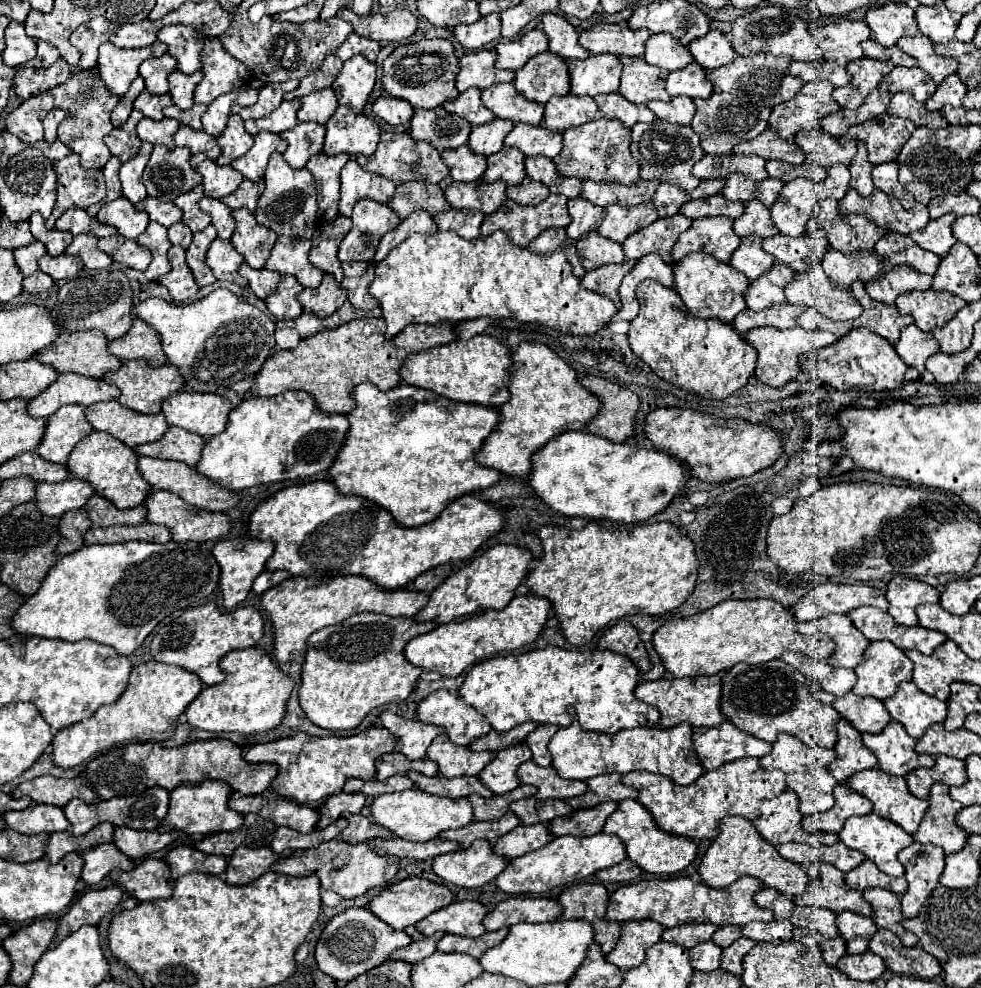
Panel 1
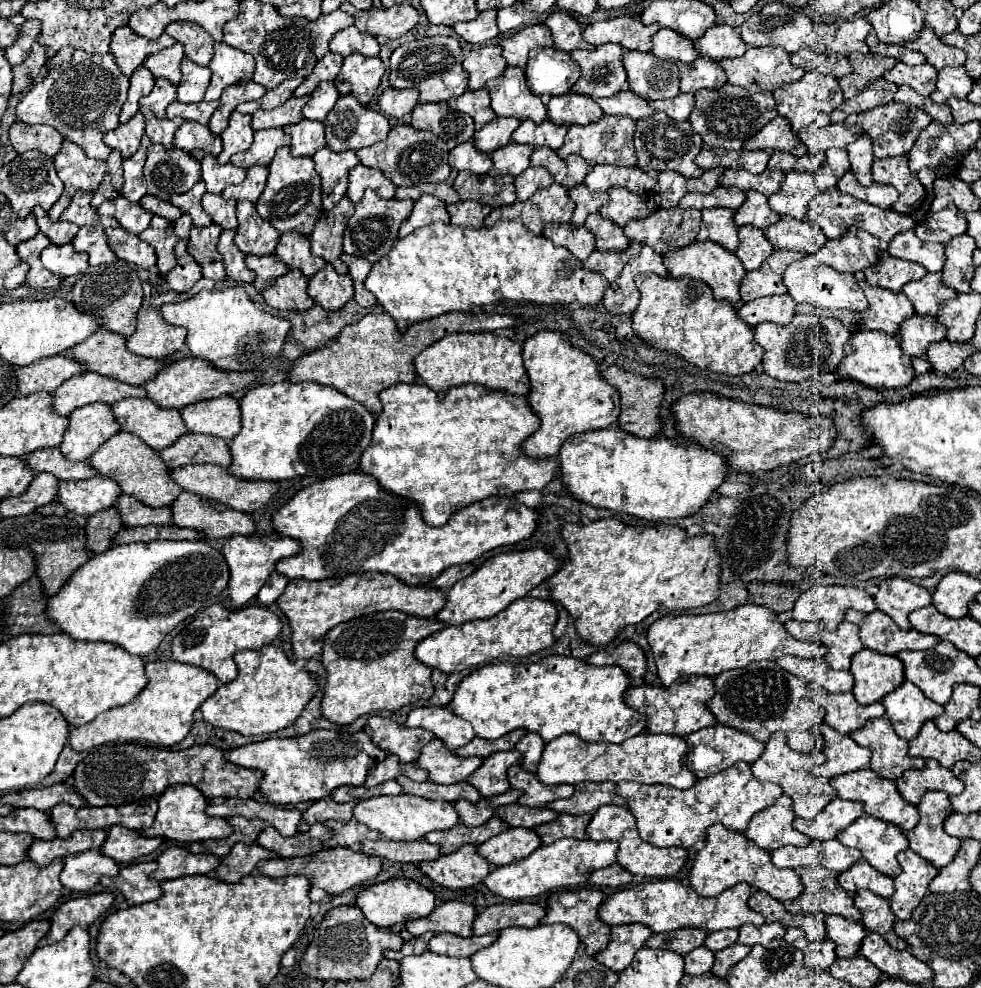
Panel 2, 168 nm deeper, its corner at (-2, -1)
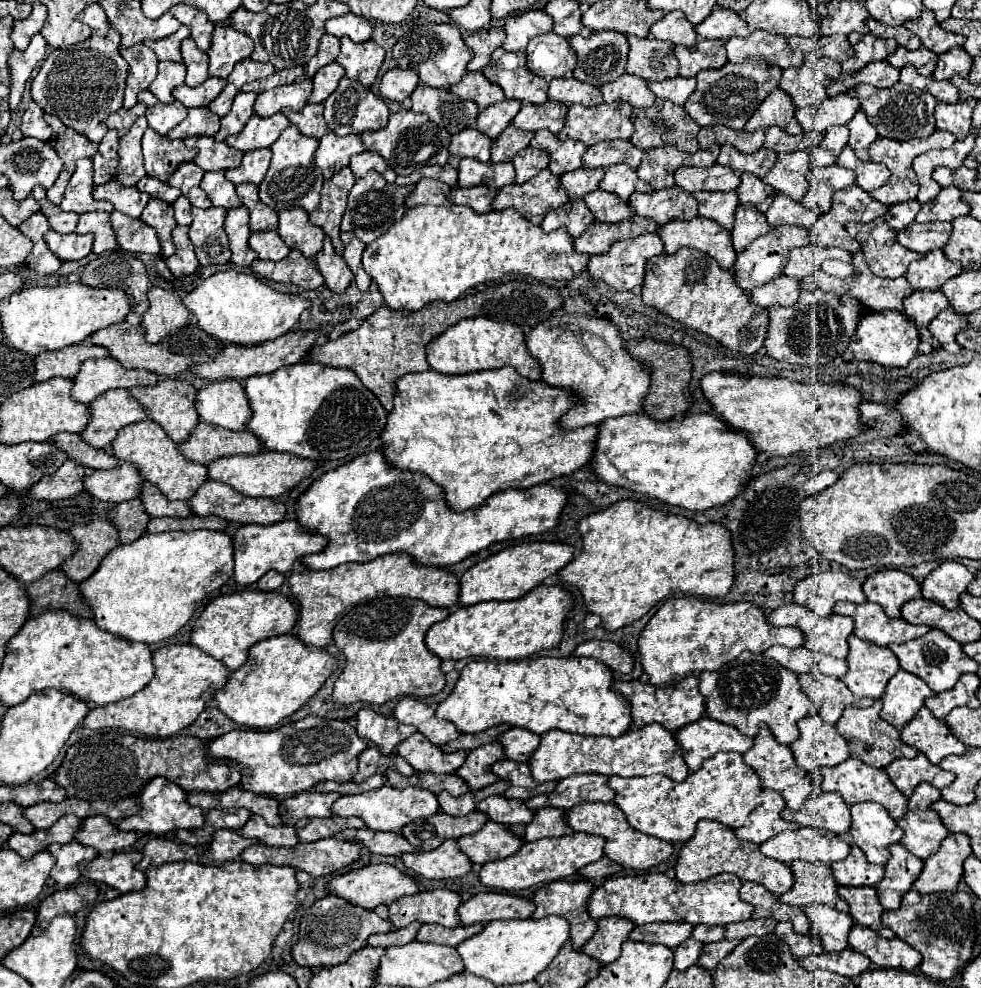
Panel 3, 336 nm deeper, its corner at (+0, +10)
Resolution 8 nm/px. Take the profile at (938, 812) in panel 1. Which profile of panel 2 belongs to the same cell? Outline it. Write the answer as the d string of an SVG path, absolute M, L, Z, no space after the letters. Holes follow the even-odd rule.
M938 790L926 792L918 804L918 814L920 822L916 828L904 832L908 844L912 842L910 850L916 850L920 858L928 860L936 868L950 864L960 848L960 840L948 836L942 828L944 818L952 814L948 794Z

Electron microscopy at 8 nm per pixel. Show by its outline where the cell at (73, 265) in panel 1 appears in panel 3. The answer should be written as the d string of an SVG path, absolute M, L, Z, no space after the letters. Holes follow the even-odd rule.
M48 231L44 235L44 241L48 249L60 259L60 261L78 261L86 257L92 249L92 239L90 235L78 235L78 233L68 233L60 235L56 231Z

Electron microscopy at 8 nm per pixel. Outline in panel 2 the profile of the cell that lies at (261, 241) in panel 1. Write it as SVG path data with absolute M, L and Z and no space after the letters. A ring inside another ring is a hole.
M248 200L238 202L236 212L240 220L240 226L236 230L236 240L234 240L236 246L244 254L256 254L256 256L272 254L280 240L280 232L272 228L268 220L260 218L256 206Z

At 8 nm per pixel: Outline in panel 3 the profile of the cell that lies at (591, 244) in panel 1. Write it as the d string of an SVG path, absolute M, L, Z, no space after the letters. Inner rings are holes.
M602 189L588 193L584 197L584 203L588 205L588 209L594 213L596 221L600 221L600 223L614 225L614 223L622 223L632 217L628 203L618 201L618 197L614 197L614 193L606 193Z

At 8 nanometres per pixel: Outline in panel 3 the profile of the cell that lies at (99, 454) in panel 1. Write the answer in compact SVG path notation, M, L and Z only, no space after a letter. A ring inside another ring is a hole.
M148 419L126 425L122 431L118 431L118 437L110 443L110 449L118 461L132 463L140 473L140 477L156 485L166 499L188 499L208 479L206 467L200 463L186 461L178 453L178 445L170 441L170 437L162 431L162 427Z

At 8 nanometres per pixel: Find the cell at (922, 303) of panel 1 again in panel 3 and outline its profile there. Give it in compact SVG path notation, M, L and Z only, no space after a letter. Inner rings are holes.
M938 249L934 253L928 253L920 261L912 261L910 269L906 271L906 279L914 291L936 291L944 285L944 281L956 277L958 273L962 273L962 267L958 263L946 261L944 253Z

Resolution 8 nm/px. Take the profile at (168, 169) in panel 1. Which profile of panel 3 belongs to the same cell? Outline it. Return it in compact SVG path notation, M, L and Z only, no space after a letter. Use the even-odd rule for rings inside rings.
M146 129L142 137L142 151L144 151L144 167L148 177L156 177L160 181L168 181L170 175L188 161L194 161L196 149L188 149L182 139L170 141L154 133L154 129Z

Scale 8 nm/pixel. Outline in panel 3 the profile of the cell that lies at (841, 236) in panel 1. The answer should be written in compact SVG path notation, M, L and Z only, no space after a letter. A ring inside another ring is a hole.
M838 165L818 167L810 171L808 183L810 185L804 195L804 205L810 209L818 209L820 213L828 213L832 207L834 193L854 185L854 173Z

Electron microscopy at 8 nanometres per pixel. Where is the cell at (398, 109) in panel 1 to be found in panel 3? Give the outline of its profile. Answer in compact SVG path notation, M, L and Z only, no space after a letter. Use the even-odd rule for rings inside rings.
M390 69L380 79L380 95L384 99L402 103L418 85L418 75L412 69Z

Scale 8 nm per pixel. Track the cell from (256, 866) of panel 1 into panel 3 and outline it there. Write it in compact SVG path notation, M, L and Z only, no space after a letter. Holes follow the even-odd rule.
M222 829L222 831L214 833L212 845L208 847L206 853L198 856L198 862L204 865L224 865L228 861L240 859L242 851L250 845L256 845L256 843L260 843L260 841L242 837L238 831Z

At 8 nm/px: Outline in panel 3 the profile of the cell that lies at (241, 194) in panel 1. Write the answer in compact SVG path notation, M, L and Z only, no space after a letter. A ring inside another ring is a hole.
M256 149L256 151L248 151L240 163L240 167L226 171L226 179L232 181L234 185L240 183L254 183L260 185L262 177L266 175L266 169L270 165L270 149Z

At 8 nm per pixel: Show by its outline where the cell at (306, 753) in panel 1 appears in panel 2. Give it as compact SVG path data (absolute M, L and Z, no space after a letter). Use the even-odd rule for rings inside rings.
M312 730L304 736L294 738L272 736L262 742L232 748L224 756L232 764L260 770L264 774L260 782L260 794L272 804L286 806L298 802L316 802L330 796L330 792L338 786L362 786L368 770L384 760L386 752L380 750L364 730L356 734L336 730Z

